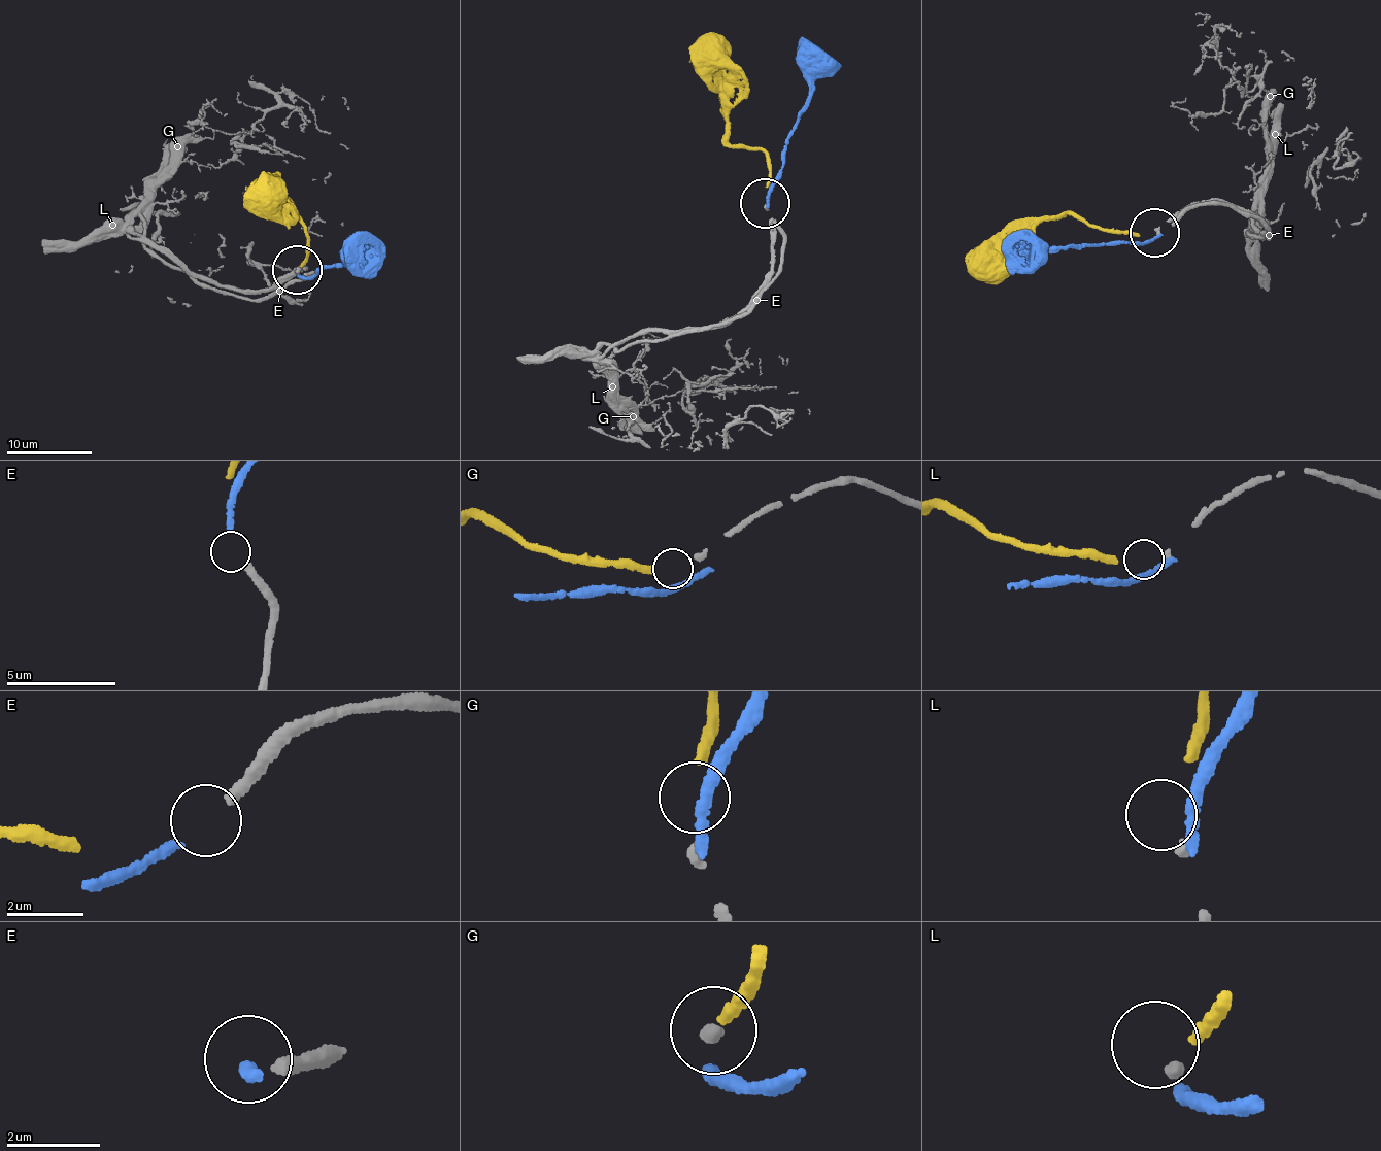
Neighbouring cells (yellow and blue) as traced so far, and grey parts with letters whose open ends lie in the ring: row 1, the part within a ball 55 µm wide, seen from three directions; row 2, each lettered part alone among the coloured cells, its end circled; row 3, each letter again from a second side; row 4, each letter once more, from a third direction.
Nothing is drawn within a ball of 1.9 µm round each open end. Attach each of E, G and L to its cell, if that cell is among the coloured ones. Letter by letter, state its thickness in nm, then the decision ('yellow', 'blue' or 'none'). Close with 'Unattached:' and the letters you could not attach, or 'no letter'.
E: calibre 320 nm; blue
G: calibre 240 nm; yellow
L: calibre 180 nm; none
Unattached: L

